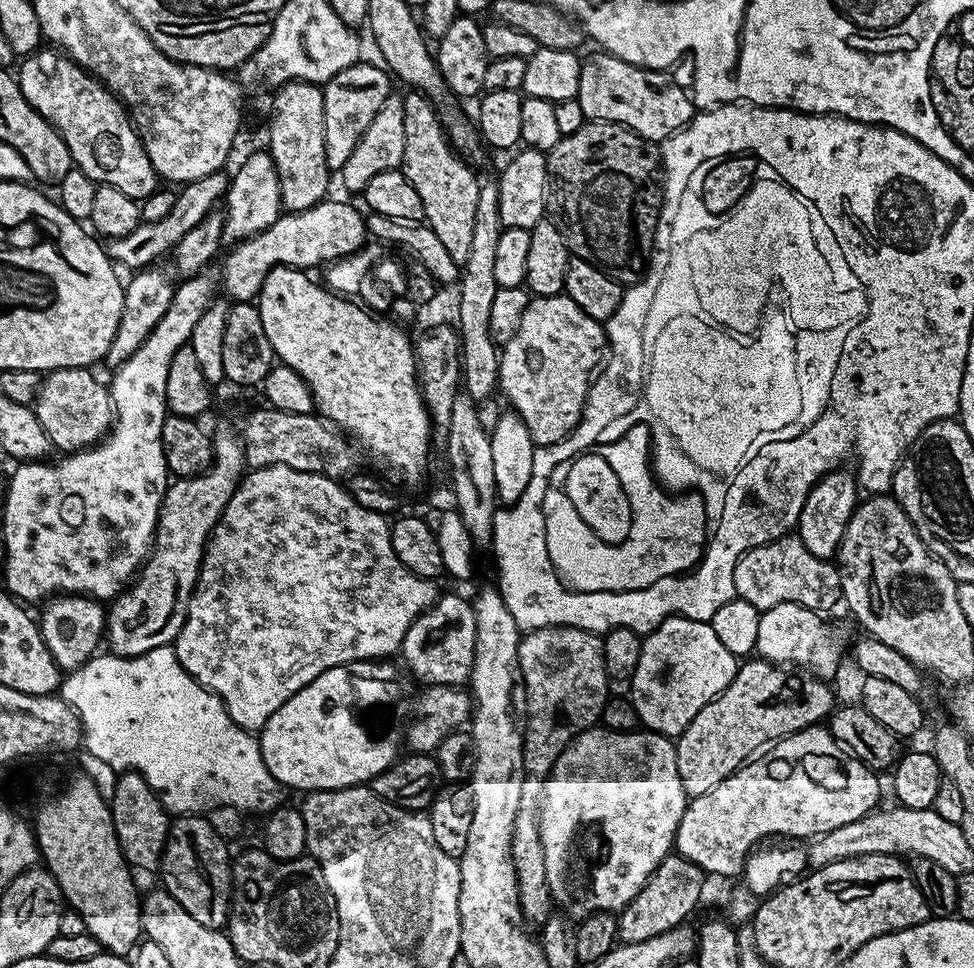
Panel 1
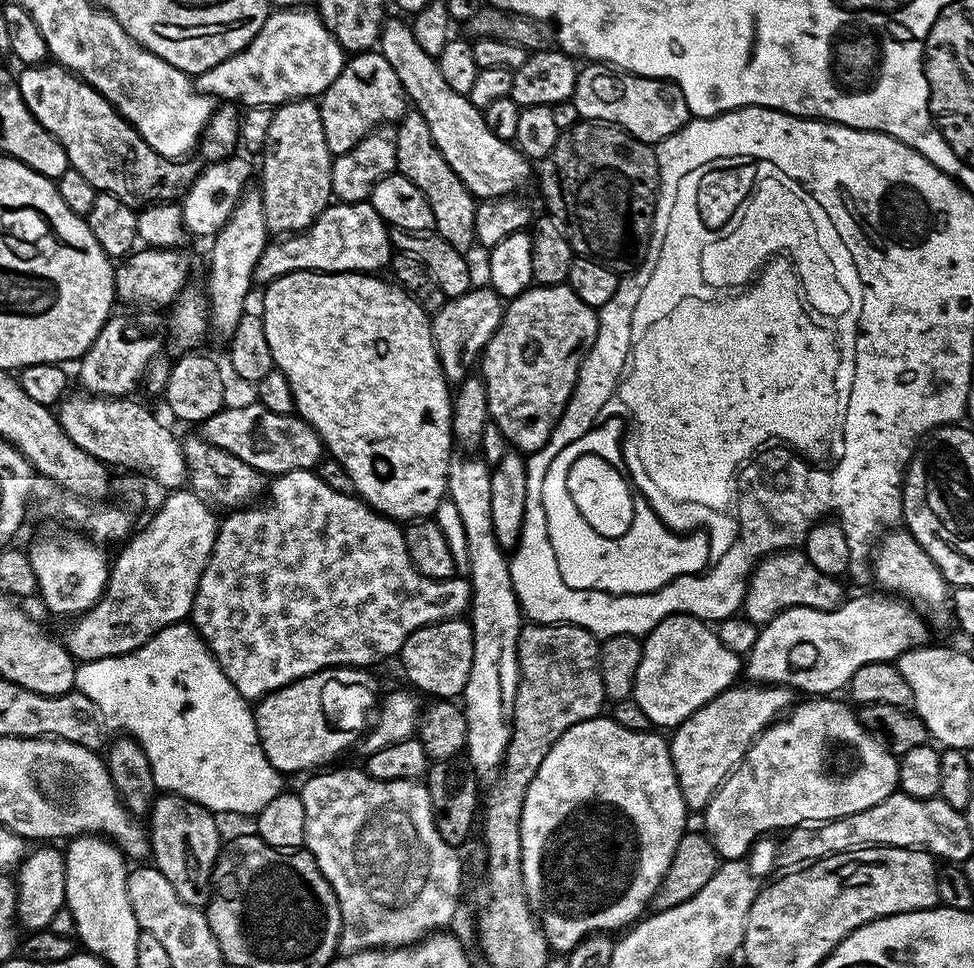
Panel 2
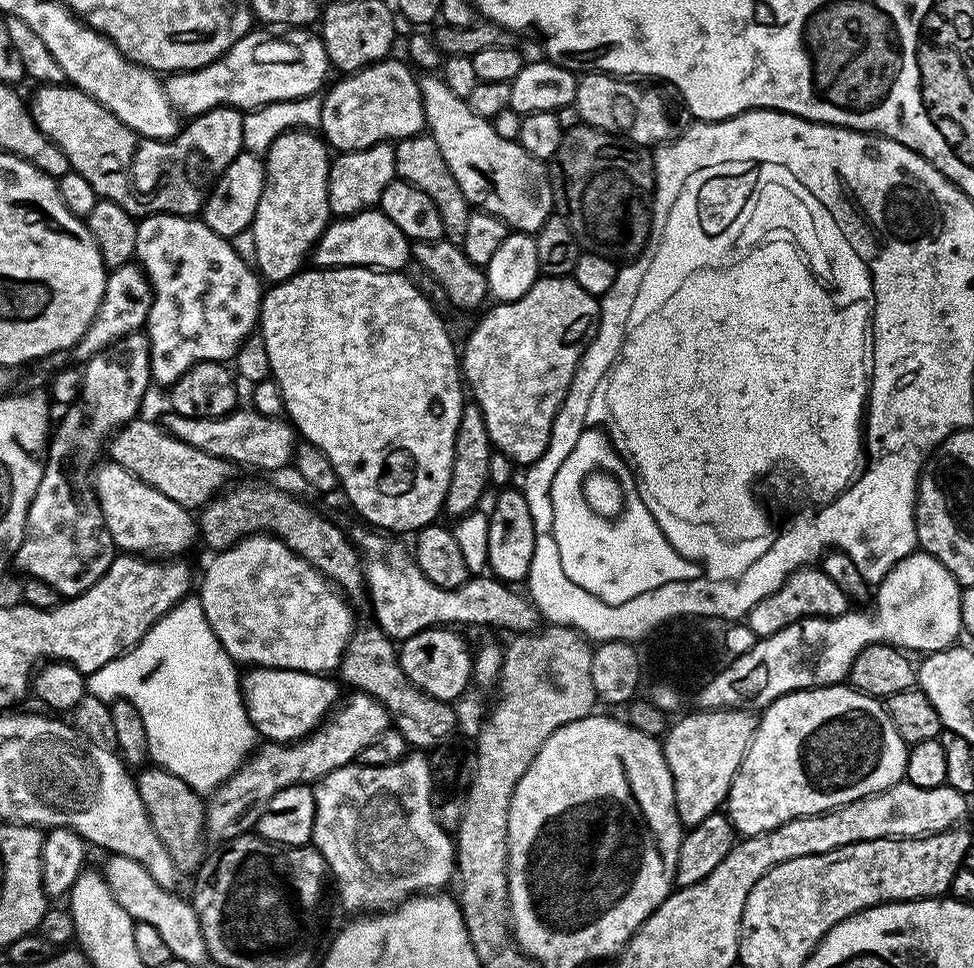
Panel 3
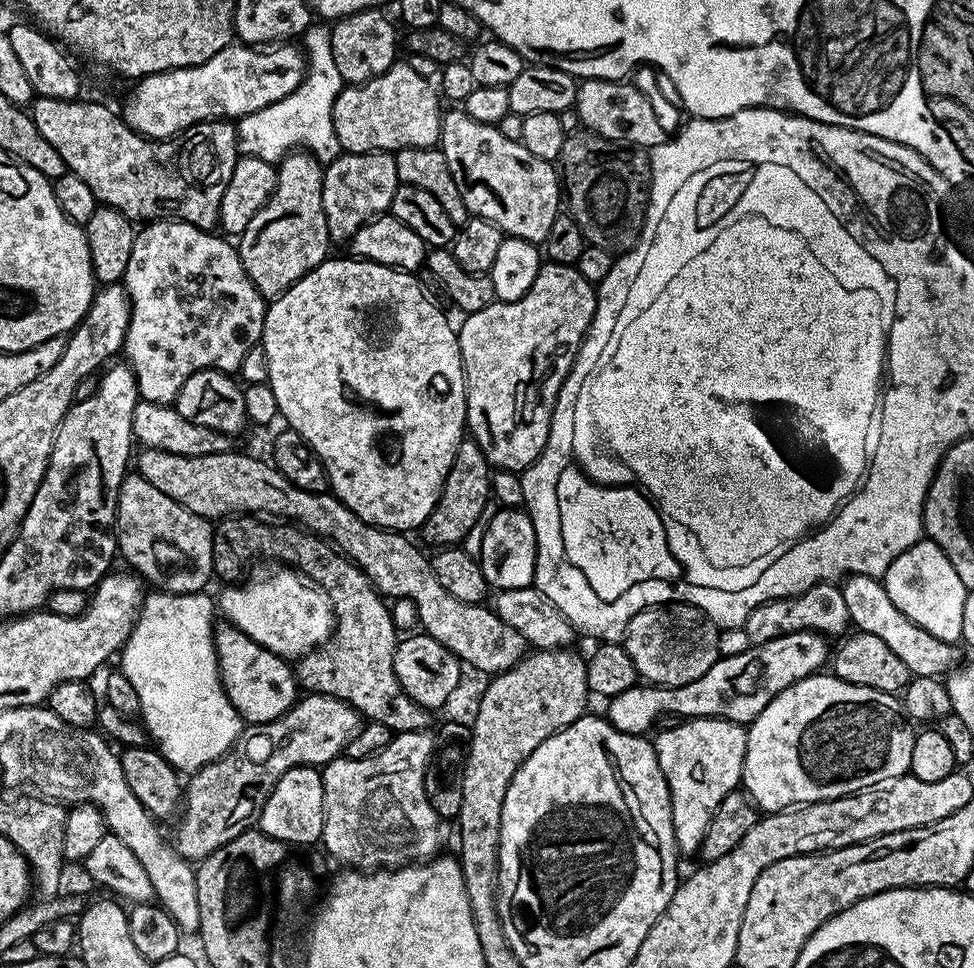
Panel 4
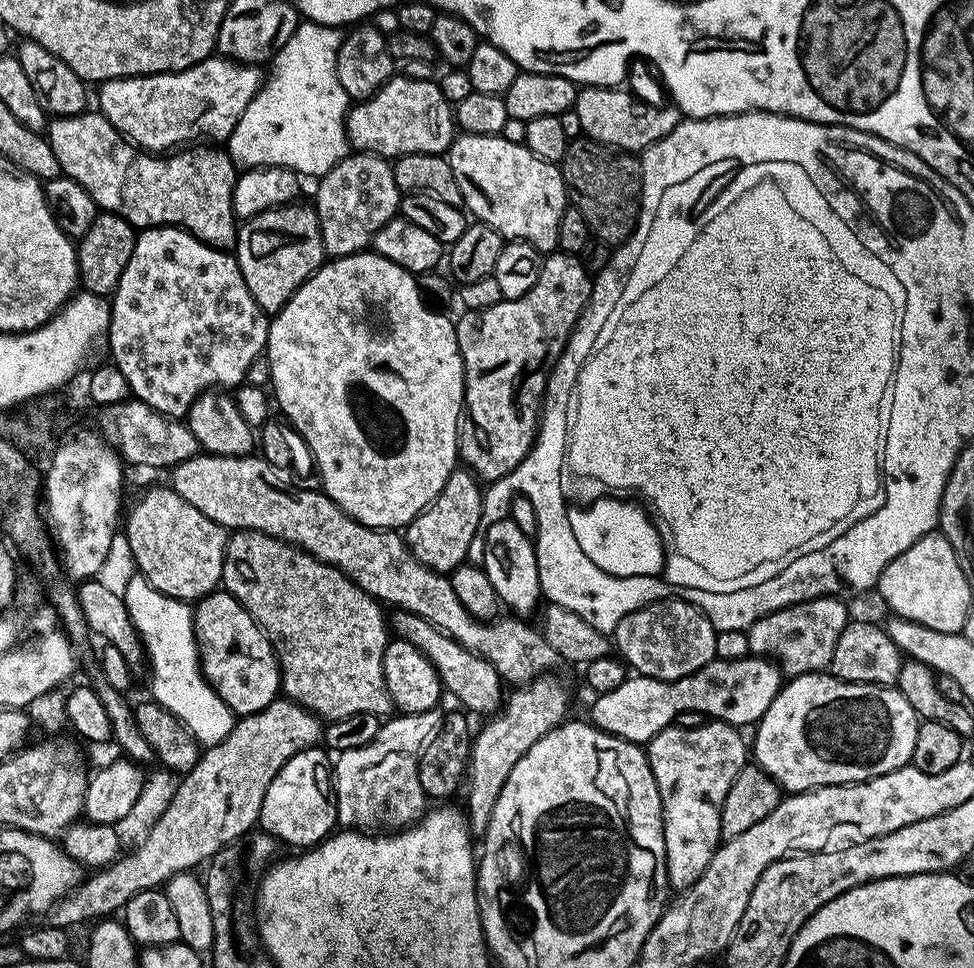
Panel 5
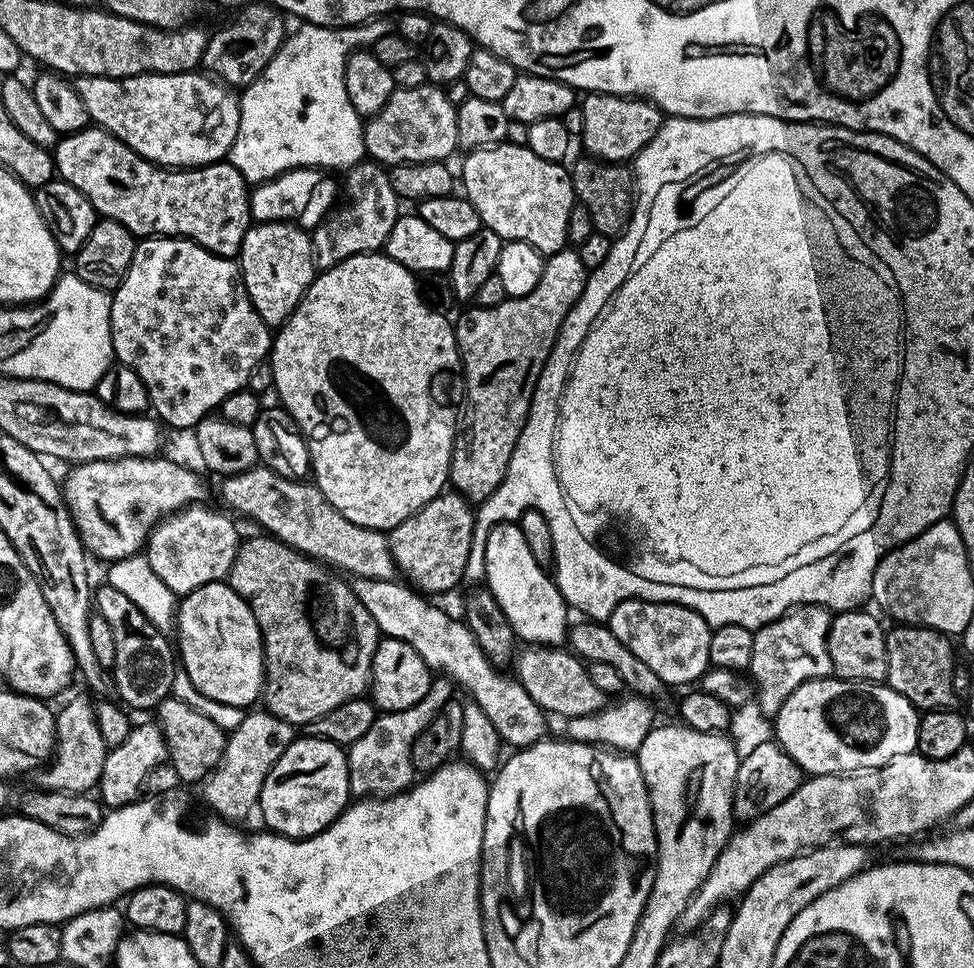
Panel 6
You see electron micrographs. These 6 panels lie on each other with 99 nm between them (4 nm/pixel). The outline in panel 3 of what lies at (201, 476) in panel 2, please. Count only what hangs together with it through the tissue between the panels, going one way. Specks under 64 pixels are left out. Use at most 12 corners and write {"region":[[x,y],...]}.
{"region":[[240,484],[198,512],[213,553],[277,536],[349,601],[362,556],[316,508],[272,484]]}

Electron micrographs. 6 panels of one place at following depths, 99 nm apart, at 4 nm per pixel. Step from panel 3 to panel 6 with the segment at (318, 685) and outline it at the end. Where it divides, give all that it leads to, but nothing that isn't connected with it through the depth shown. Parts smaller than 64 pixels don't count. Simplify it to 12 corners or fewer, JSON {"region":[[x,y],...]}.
{"region":[[215,580],[183,597],[174,644],[206,698],[245,710],[264,690],[264,637]]}

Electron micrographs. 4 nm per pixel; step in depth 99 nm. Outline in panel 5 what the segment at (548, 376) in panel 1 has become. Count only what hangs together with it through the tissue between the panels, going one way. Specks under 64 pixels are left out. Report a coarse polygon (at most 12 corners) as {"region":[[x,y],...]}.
{"region":[[544,256],[522,298],[455,321],[458,456],[510,475],[592,296],[579,256]]}

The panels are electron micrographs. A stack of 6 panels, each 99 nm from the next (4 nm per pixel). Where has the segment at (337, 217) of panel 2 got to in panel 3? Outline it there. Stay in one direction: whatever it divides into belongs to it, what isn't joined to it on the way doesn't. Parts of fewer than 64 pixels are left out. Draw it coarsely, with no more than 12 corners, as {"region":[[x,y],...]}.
{"region":[[378,210],[333,219],[316,268],[407,269],[408,236]]}

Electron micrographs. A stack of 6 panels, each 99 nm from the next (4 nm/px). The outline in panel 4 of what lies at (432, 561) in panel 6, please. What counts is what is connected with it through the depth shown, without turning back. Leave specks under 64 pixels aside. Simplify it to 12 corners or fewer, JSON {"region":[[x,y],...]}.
{"region":[[460,441],[422,533],[460,546],[492,496],[478,442]]}

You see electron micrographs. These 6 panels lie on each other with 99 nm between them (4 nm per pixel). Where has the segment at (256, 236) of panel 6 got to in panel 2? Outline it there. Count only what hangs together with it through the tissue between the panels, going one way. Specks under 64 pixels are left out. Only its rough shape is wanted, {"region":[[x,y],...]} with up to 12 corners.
{"region":[[320,105],[273,111],[258,191],[269,233],[333,203]]}

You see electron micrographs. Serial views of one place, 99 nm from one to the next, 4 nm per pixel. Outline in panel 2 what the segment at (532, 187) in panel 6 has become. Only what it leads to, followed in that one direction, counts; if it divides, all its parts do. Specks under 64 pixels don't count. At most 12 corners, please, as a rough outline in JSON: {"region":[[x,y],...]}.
{"region":[[407,19],[378,51],[473,196],[511,196],[534,172],[442,78]]}

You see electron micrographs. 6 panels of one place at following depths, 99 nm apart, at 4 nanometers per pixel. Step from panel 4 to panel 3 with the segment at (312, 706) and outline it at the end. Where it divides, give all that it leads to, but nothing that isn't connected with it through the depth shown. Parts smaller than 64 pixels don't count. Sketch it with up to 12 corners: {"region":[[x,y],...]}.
{"region":[[353,691],[303,740],[264,742],[207,797],[216,842],[251,833],[270,798],[353,763],[390,726]]}

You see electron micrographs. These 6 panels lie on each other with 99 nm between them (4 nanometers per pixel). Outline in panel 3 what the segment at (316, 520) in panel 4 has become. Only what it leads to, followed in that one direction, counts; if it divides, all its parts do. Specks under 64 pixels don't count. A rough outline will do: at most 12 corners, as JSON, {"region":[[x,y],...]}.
{"region":[[131,420],[111,463],[189,510],[231,478],[232,461]]}

